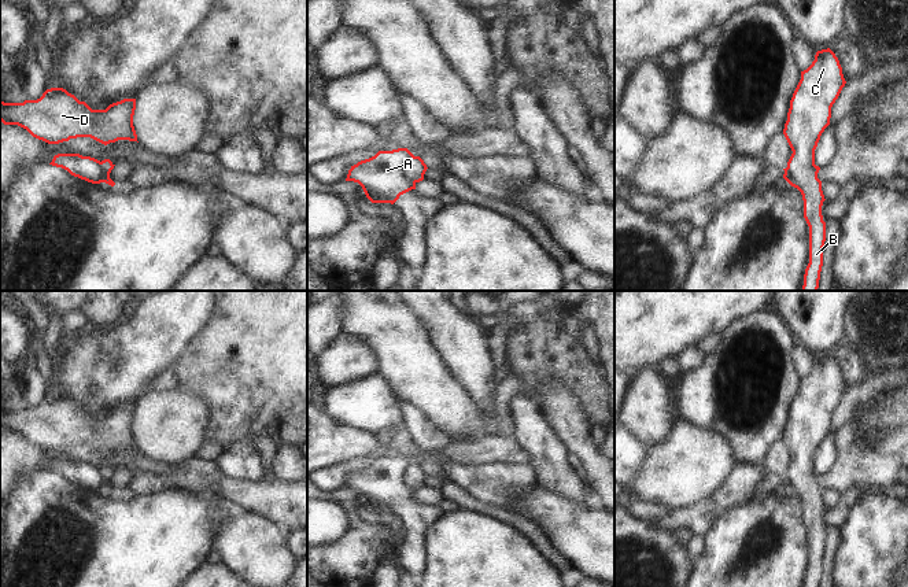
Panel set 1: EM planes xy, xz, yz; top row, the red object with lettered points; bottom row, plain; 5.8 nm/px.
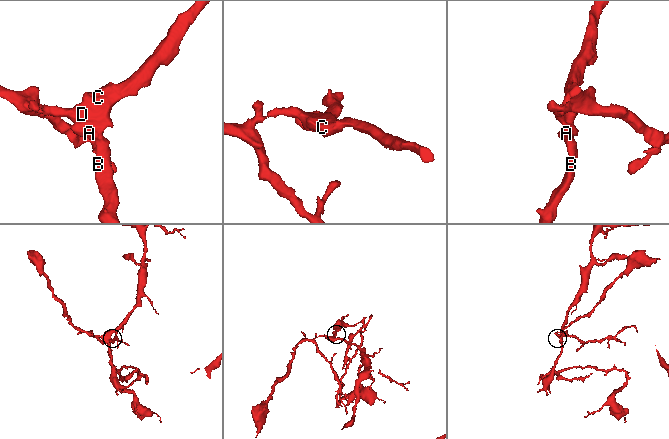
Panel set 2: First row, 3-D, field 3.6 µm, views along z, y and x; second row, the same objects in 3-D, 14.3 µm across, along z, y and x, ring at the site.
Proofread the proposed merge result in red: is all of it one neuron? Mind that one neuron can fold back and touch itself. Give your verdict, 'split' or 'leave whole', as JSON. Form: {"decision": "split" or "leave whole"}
{"decision": "split"}

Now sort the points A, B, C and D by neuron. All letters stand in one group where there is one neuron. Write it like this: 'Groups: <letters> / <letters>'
Groups: A / B C D.

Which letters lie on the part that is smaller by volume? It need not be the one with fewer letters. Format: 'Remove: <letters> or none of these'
Remove: A

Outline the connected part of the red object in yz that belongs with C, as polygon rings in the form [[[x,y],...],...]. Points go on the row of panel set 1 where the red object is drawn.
[[[830,48],[817,51],[812,64],[801,71],[783,129],[793,151],[787,162],[789,184],[802,195],[804,218],[809,226],[809,263],[805,269],[802,291],[819,288],[826,241],[826,222],[822,215],[826,199],[822,181],[812,170],[815,149],[822,133],[830,125],[831,107],[845,84],[835,53]]]

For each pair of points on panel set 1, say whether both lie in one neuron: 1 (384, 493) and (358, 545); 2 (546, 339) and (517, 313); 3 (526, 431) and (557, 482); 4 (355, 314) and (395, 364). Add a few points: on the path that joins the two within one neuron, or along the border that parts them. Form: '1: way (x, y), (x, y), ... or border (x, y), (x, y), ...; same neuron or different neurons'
1: border (347, 488), (355, 488), (372, 509); different neurons
2: border (542, 312), (532, 320), (520, 321), (505, 346); different neurons
3: way (538, 443), (550, 456), (554, 469); same neuron
4: way (368, 327), (392, 351); same neuron

